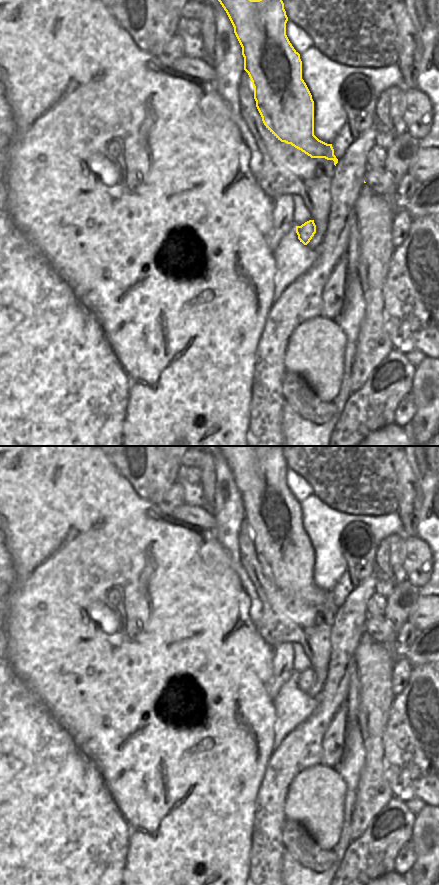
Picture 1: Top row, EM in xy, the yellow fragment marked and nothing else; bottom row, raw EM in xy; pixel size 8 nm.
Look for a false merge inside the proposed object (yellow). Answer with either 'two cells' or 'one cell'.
one cell

